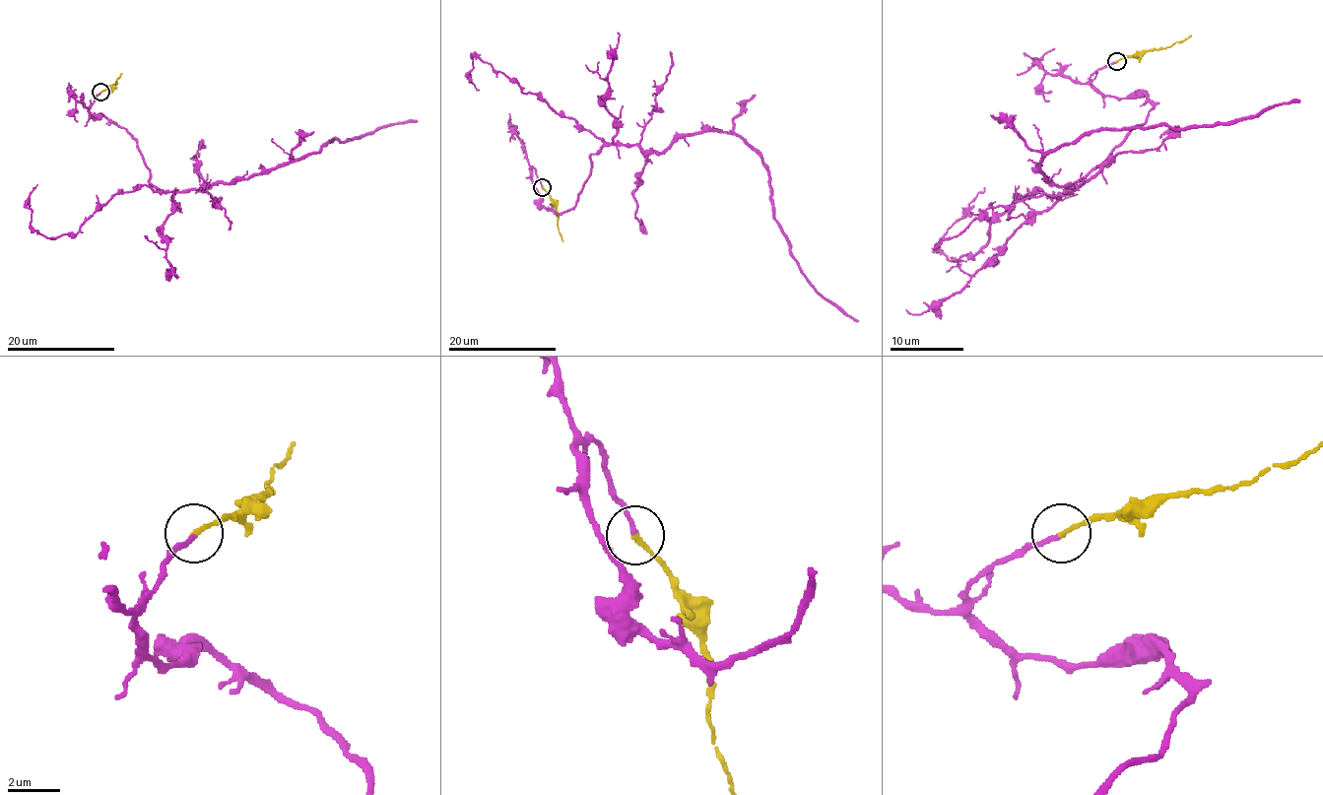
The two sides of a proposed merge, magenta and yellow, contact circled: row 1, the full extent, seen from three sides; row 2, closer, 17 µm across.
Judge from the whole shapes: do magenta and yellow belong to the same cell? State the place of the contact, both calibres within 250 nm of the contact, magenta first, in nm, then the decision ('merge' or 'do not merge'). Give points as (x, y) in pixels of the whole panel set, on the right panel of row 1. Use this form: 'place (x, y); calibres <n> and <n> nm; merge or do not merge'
place (1116, 61); calibres 170 and 180 nm; merge

